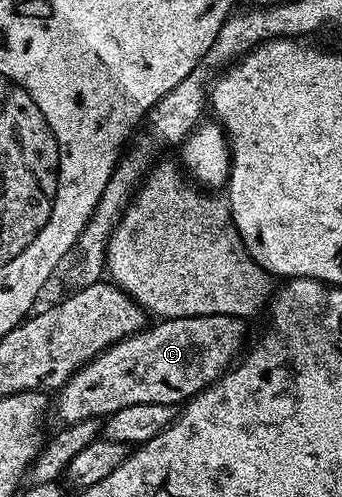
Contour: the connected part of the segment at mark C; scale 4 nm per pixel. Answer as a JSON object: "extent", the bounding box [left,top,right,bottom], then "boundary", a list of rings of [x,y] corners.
{"extent":[56,314,248,426],"boundary":[[[226,314],[173,316],[152,323],[141,328],[139,332],[130,334],[124,340],[111,344],[103,352],[99,352],[93,360],[83,364],[62,385],[58,392],[60,401],[56,404],[56,412],[64,419],[65,425],[71,426],[80,420],[106,418],[110,413],[120,410],[122,406],[134,404],[183,405],[191,400],[197,392],[208,387],[233,367],[234,361],[246,348],[244,339],[248,336],[248,328],[244,324],[247,323],[238,316],[227,316]]]}

